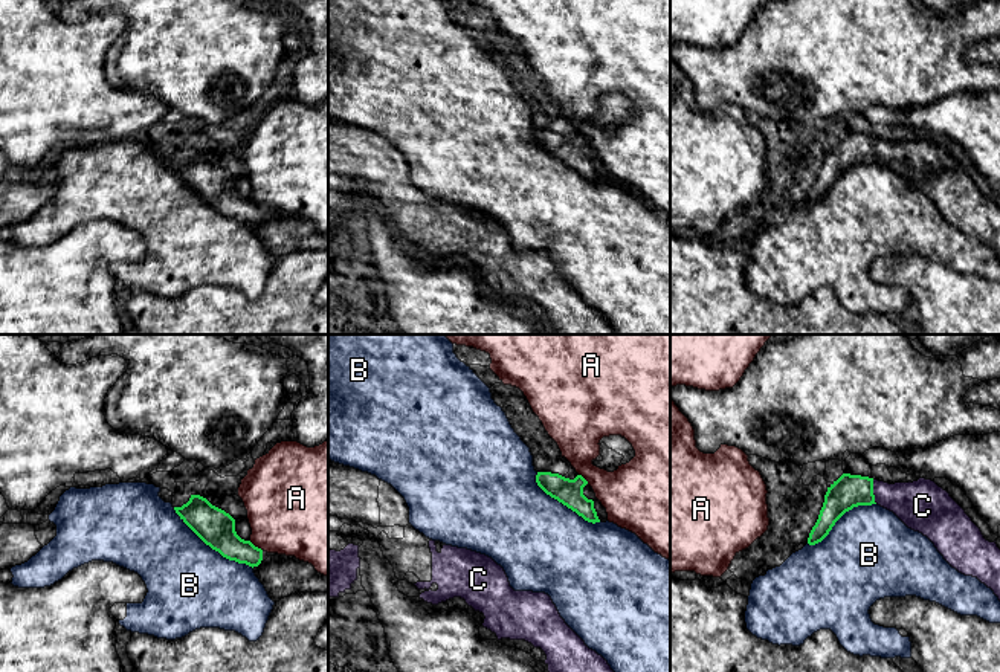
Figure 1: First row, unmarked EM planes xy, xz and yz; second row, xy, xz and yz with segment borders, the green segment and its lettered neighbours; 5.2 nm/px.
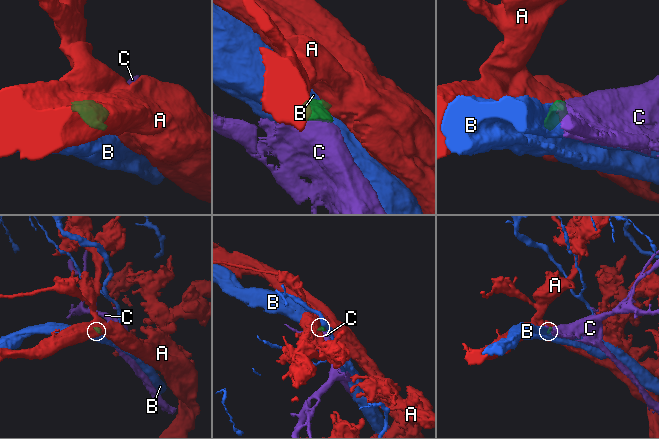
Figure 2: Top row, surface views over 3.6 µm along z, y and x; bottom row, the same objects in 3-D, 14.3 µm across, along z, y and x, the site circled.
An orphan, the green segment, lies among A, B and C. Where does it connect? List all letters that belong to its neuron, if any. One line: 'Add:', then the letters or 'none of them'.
Add: C

